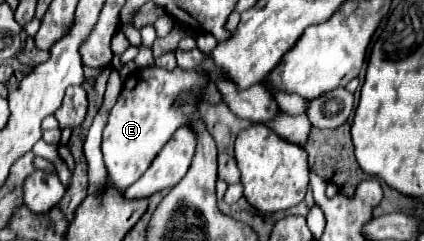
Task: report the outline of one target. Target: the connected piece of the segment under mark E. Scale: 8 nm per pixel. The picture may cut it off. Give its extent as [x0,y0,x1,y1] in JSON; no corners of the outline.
[101,69,208,189]

